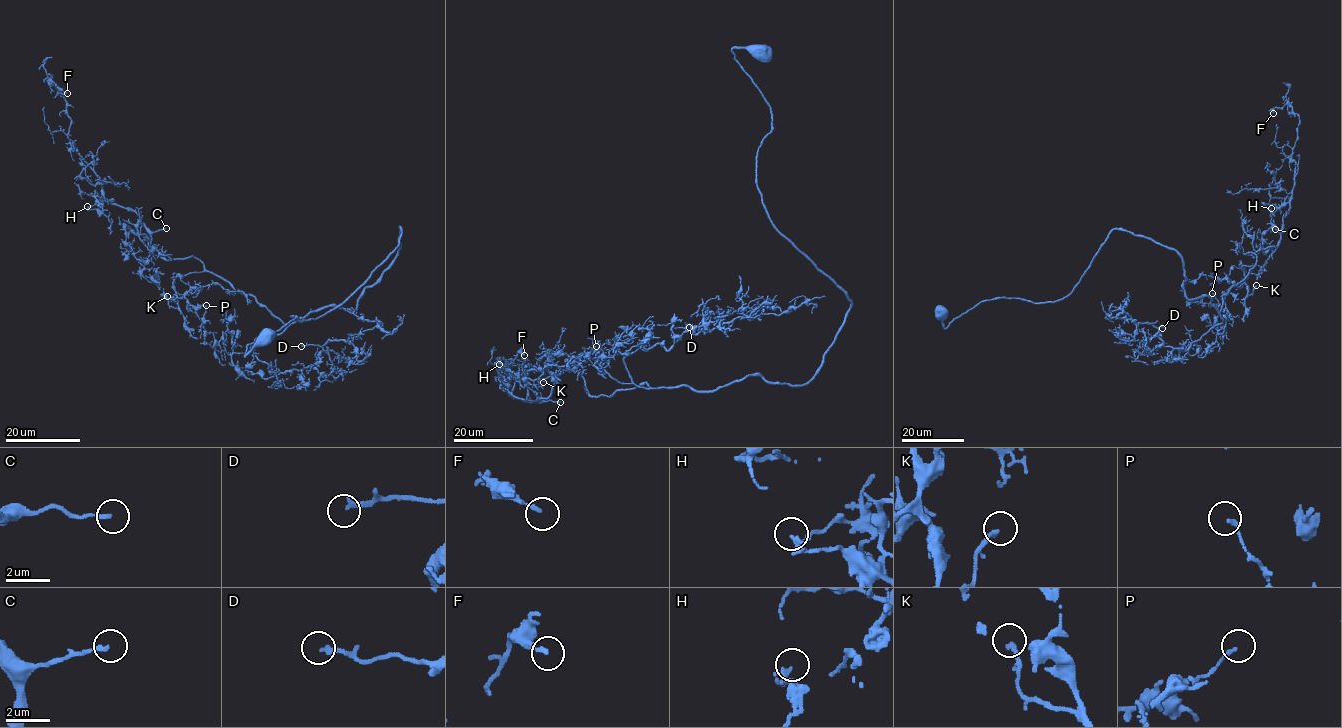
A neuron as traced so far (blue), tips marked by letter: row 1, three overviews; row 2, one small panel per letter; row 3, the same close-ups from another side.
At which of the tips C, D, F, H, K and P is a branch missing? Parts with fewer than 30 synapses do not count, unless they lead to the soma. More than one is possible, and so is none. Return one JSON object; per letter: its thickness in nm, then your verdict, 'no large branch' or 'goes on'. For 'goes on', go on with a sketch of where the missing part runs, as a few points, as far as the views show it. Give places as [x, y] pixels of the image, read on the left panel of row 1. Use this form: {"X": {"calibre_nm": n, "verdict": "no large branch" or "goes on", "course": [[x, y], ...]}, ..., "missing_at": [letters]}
{"C": {"calibre_nm": 180, "verdict": "no large branch"}, "D": {"calibre_nm": 220, "verdict": "goes on", "course": [[301, 346], [298, 352], [296, 343], [299, 335]]}, "F": {"calibre_nm": 160, "verdict": "no large branch"}, "H": {"calibre_nm": 160, "verdict": "no large branch"}, "K": {"calibre_nm": 200, "verdict": "no large branch"}, "P": {"calibre_nm": 160, "verdict": "no large branch"}, "missing_at": ["D"]}

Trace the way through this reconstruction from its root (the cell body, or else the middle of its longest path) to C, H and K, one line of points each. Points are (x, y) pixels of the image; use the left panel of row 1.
C: (268, 338), (245, 356), (345, 300), (401, 227), (355, 309), (287, 325), (197, 258), (163, 259), (166, 228)
H: (268, 338), (245, 356), (345, 300), (401, 227), (355, 309), (284, 325), (87, 206)
K: (268, 338), (245, 356), (345, 300), (401, 227), (355, 309), (284, 325), (207, 271), (167, 296)

